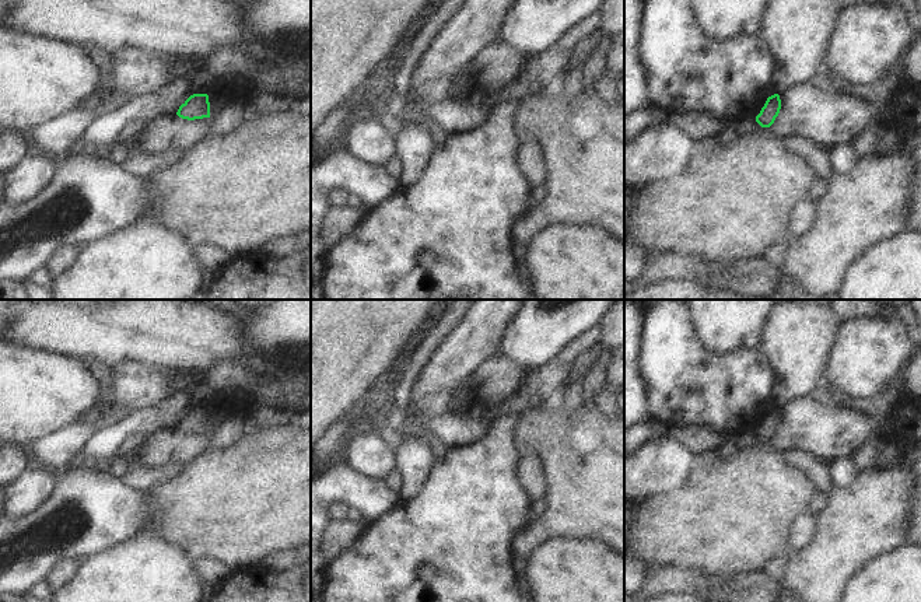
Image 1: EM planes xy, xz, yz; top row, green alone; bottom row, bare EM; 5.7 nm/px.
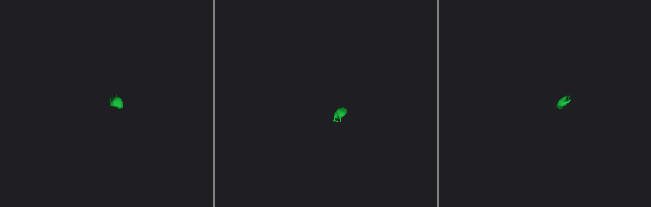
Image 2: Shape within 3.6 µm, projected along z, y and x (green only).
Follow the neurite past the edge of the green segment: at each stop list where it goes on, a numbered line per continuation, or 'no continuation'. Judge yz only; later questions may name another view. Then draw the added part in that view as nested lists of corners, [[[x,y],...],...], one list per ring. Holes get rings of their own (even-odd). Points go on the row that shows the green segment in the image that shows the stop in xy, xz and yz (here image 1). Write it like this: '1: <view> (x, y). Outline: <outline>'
1: yz (732, 202). Outline: [[[759,127],[749,136],[738,136],[728,144],[707,143],[690,157],[684,171],[665,181],[658,181],[635,192],[634,204],[624,217],[626,242],[640,245],[649,262],[651,253],[677,252],[701,256],[724,263],[739,259],[756,259],[771,245],[789,238],[788,218],[792,209],[808,200],[812,183],[817,179],[815,169],[801,155],[787,150],[782,139],[770,127]]]

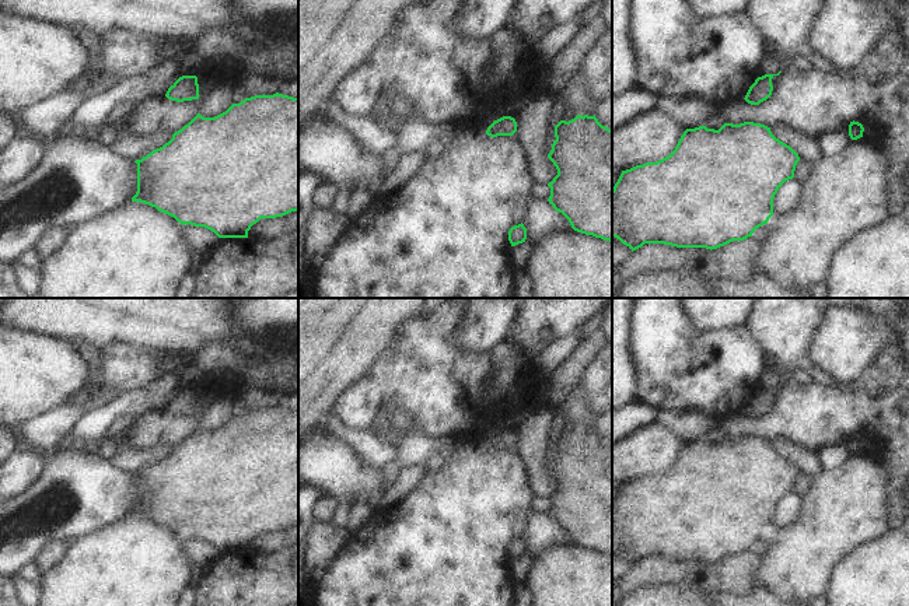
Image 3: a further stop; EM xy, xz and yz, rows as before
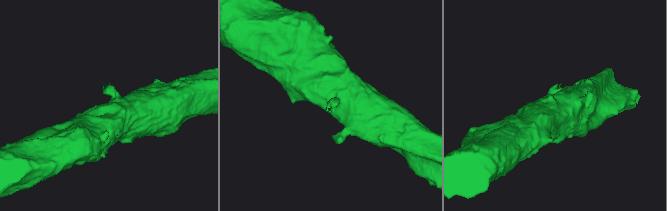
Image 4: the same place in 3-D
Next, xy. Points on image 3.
no continuation.

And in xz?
no continuation.

